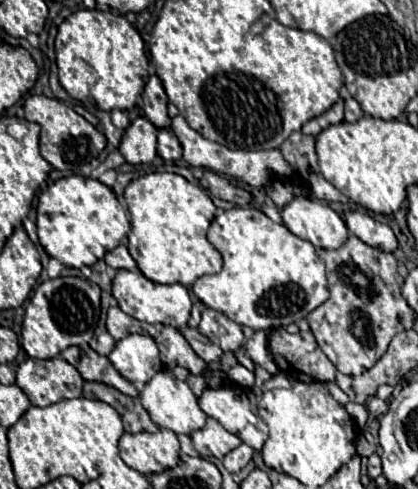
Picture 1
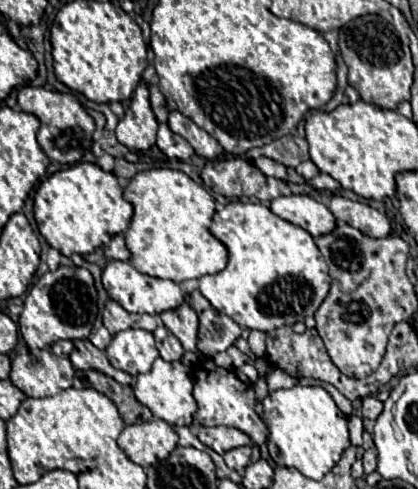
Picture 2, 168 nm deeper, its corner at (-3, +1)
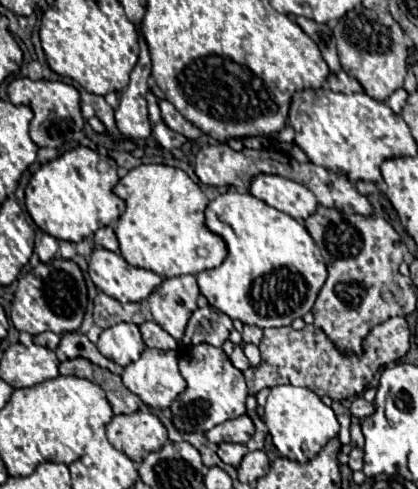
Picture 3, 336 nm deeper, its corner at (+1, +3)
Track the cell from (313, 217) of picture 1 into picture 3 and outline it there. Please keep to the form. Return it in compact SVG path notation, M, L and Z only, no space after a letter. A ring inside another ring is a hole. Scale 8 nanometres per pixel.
M256 176L250 186L250 194L302 222L318 208L316 196L306 186L282 176Z

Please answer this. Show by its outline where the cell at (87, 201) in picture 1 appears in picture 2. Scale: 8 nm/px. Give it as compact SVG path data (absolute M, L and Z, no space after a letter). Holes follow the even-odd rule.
M80 162L48 176L36 190L34 216L40 234L64 256L86 256L98 246L106 246L112 236L126 232L132 220L132 204L122 198L122 188L114 172L104 172L98 164Z

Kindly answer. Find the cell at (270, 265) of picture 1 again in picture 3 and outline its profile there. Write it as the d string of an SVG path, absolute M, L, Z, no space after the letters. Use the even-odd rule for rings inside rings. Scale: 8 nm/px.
M226 192L208 204L206 226L210 232L218 234L228 248L228 256L218 268L200 272L196 276L200 292L208 298L210 306L228 314L232 320L240 320L242 324L250 324L258 328L290 326L292 320L302 318L306 312L312 310L314 300L320 288L324 286L328 274L326 274L326 264L320 256L318 246L314 244L312 236L298 220L264 204L252 194Z

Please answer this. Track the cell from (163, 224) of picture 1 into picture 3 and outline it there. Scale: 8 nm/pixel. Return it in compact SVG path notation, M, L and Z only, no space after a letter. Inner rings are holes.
M164 164L136 166L114 186L114 194L126 202L126 210L116 224L116 236L130 266L152 270L162 278L174 278L182 274L196 276L224 262L226 244L204 224L208 198L184 170Z

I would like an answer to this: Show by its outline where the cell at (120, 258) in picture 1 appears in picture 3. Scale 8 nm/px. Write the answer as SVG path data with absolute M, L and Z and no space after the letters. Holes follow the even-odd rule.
M110 226L98 230L98 232L94 234L94 242L96 242L96 246L106 248L106 250L110 250L110 252L116 252L116 254L120 252L118 238L116 238L116 234L114 234L114 228L110 228Z

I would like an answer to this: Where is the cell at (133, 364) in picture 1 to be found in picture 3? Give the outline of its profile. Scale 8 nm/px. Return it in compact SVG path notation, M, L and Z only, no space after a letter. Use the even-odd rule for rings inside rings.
M126 322L106 328L100 334L100 340L96 346L106 358L110 358L120 366L128 366L136 362L146 348L140 328L136 324L126 324Z

